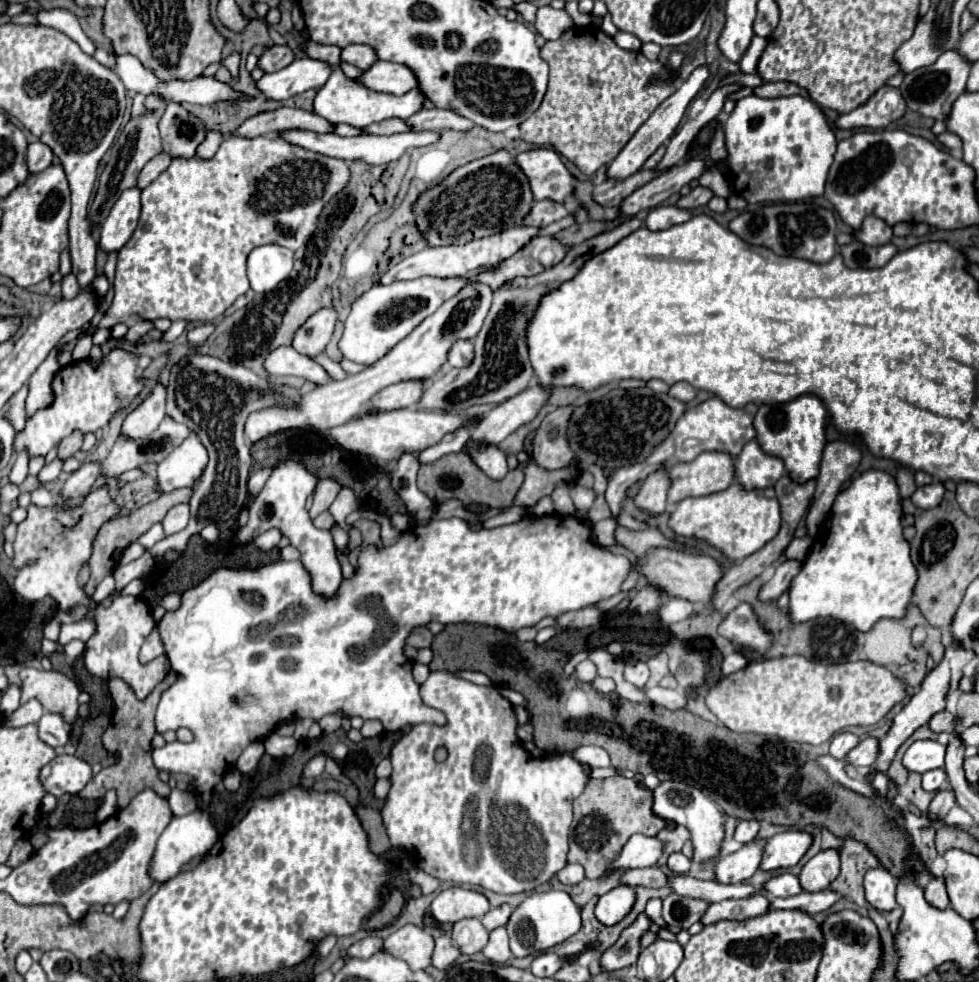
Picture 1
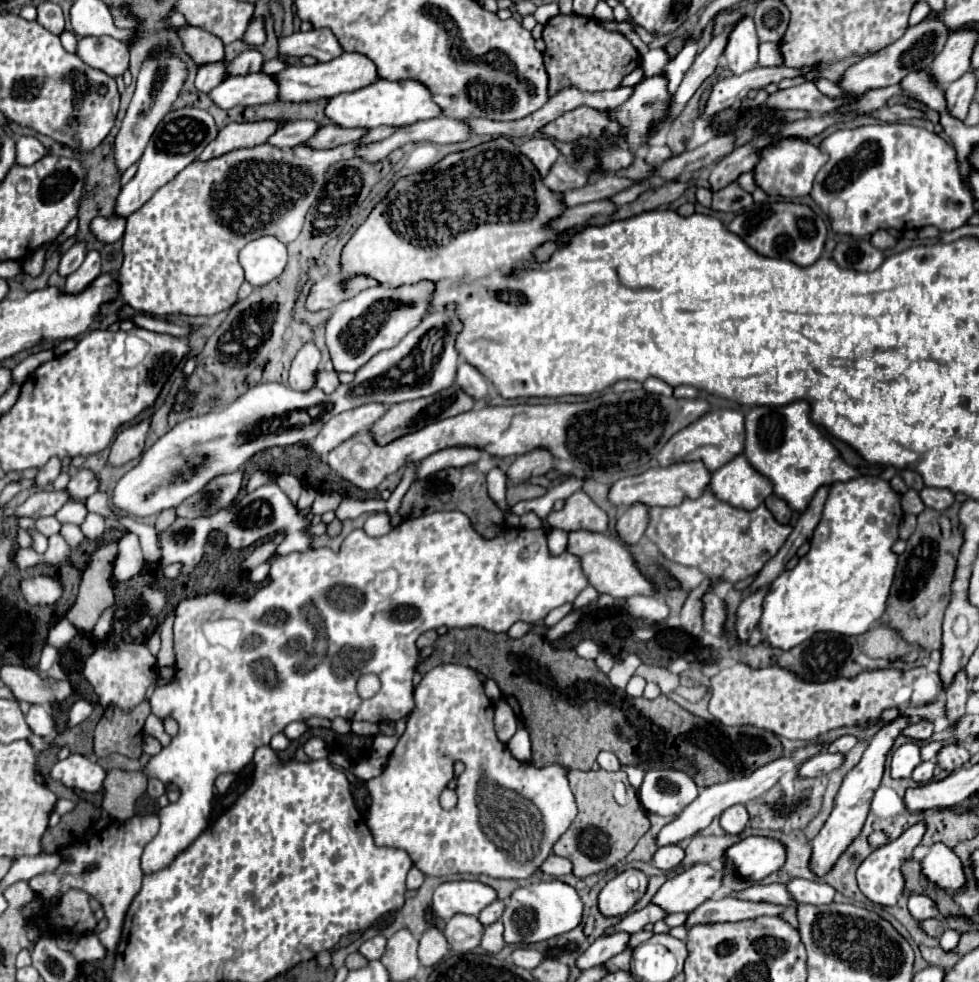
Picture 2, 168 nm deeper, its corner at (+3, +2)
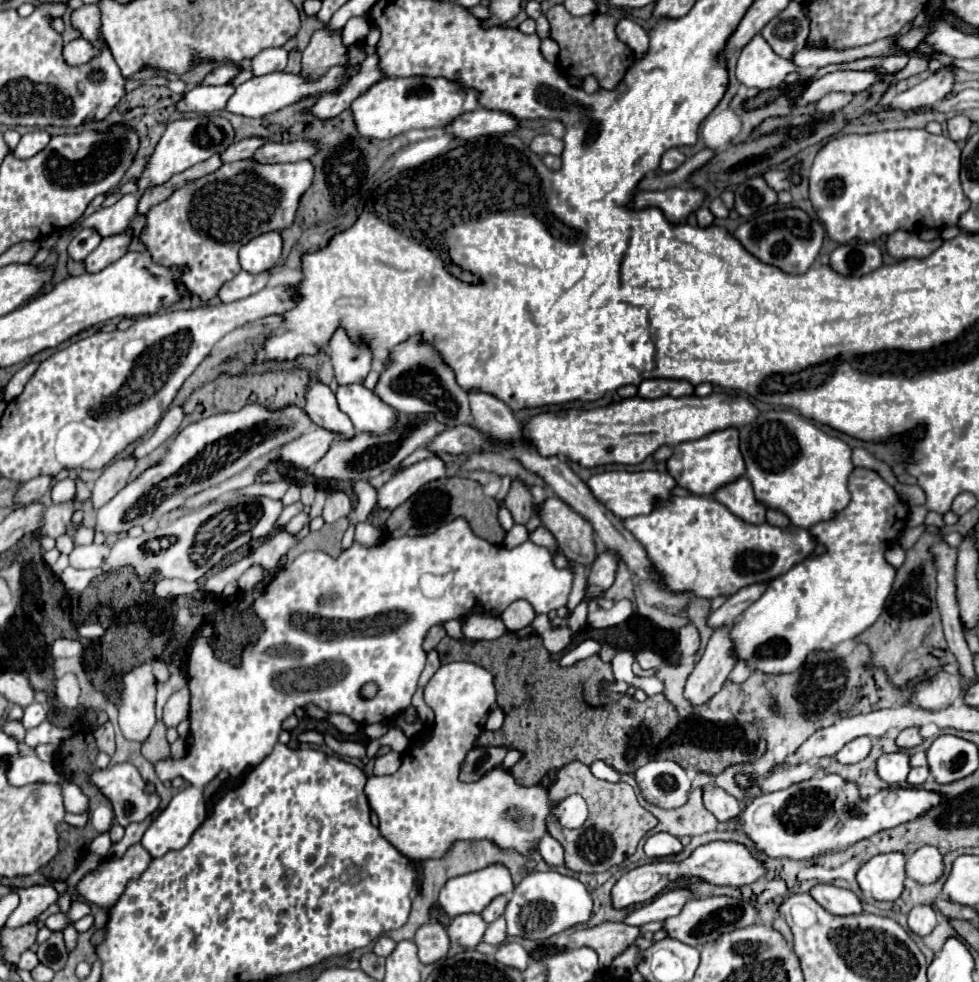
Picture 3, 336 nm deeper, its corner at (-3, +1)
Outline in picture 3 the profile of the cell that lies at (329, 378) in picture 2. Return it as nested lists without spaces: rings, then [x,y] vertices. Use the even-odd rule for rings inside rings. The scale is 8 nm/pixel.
[[[340,385],[336,399],[340,411],[350,417],[358,431],[380,435],[392,431],[392,427],[396,425],[398,413],[362,385]]]

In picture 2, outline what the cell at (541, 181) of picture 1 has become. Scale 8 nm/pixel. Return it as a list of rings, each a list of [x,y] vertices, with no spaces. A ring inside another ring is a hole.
[[[540,136],[526,140],[526,142],[520,146],[520,152],[526,154],[526,156],[532,160],[532,164],[538,168],[540,176],[546,176],[546,172],[550,170],[550,166],[552,166],[552,164],[558,160],[558,156],[560,156],[560,152],[558,152],[558,148],[552,144],[552,140],[540,138]]]

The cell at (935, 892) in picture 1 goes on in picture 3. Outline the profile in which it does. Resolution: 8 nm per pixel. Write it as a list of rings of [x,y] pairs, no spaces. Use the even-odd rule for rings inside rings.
[[[930,905],[912,907],[912,911],[908,915],[908,925],[916,935],[920,935],[920,937],[928,935],[936,927],[936,909]]]

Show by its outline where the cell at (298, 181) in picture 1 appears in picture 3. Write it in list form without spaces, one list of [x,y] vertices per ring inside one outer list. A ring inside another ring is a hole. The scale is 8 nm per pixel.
[[[240,159],[234,163],[224,163],[210,175],[204,175],[196,181],[190,181],[176,189],[166,201],[154,205],[144,213],[146,223],[140,233],[140,243],[152,255],[152,261],[164,267],[178,267],[182,273],[178,277],[178,285],[182,285],[188,295],[196,295],[202,301],[210,301],[218,295],[220,287],[240,273],[238,249],[246,245],[250,239],[270,233],[284,231],[294,225],[296,211],[302,195],[314,181],[314,165],[312,161],[296,161],[296,163],[258,163],[254,159]]]

